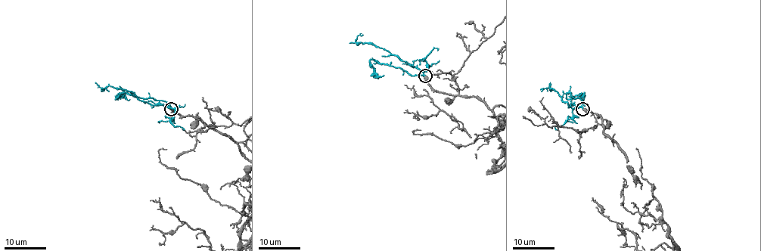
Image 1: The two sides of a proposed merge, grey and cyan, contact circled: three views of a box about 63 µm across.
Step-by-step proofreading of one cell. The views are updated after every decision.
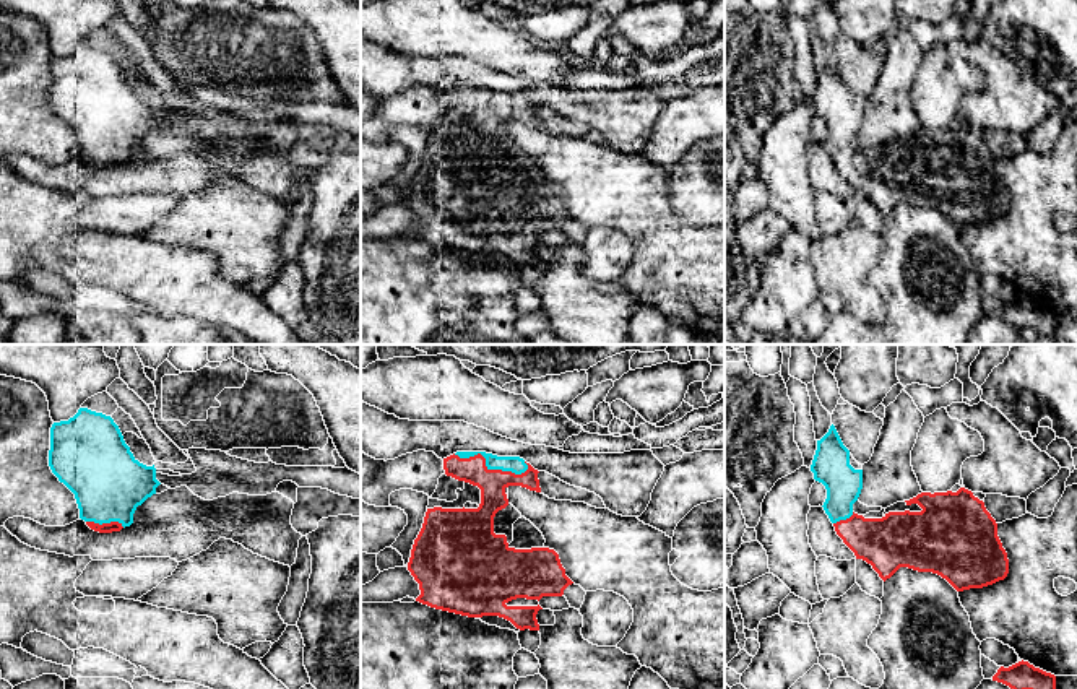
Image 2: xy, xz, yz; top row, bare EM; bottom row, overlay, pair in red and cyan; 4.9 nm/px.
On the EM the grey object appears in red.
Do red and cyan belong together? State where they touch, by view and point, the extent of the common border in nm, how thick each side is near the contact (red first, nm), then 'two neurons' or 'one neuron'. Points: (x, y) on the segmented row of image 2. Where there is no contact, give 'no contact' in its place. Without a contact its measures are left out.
meets red in xz at (489, 470); contact 380 nm long; 140 nm thick on the red side, 90 nm on the other; one neuron

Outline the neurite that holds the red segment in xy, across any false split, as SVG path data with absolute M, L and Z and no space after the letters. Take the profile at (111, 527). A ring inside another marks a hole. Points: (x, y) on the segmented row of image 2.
M80 408L68 421L50 427L49 466L73 494L80 518L99 533L120 531L133 523L133 514L161 484L156 468L140 463L125 444L119 426L110 416Z

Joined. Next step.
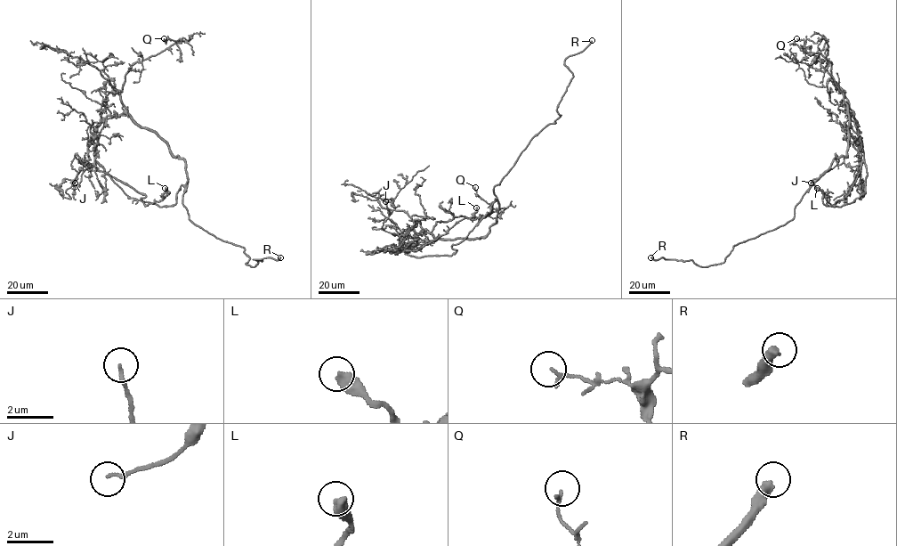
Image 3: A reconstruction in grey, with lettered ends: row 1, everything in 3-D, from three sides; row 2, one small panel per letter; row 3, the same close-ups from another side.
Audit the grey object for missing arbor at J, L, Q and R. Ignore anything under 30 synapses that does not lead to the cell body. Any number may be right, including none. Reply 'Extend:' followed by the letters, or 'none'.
Extend: R

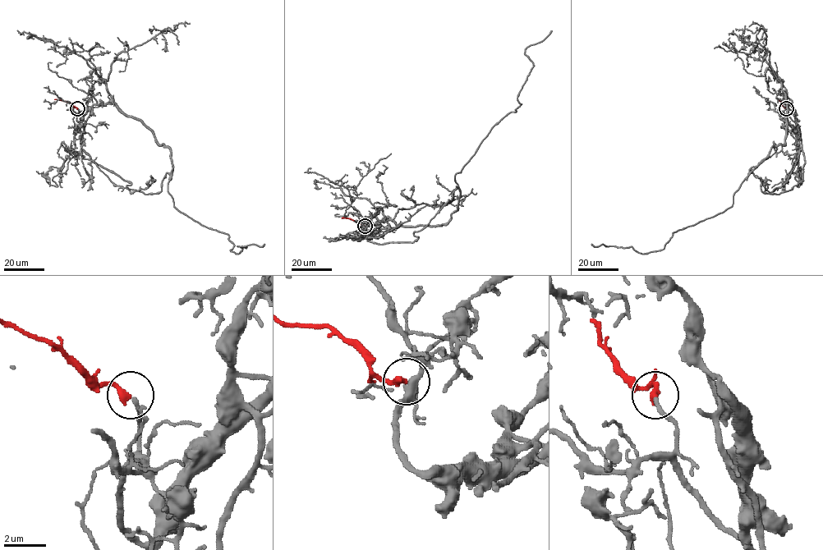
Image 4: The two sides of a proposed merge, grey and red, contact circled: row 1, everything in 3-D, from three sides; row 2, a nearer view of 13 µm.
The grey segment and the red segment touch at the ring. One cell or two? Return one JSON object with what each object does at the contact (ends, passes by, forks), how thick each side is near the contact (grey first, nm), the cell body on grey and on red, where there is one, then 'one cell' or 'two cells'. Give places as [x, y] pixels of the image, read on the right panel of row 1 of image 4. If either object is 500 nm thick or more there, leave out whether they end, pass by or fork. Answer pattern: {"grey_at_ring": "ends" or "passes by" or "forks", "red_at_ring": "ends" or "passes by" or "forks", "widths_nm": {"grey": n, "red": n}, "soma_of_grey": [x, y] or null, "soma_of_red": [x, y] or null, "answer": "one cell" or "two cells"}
{"grey_at_ring": "ends", "red_at_ring": "ends", "widths_nm": {"grey": 200, "red": 340}, "soma_of_grey": null, "soma_of_red": null, "answer": "one cell"}

